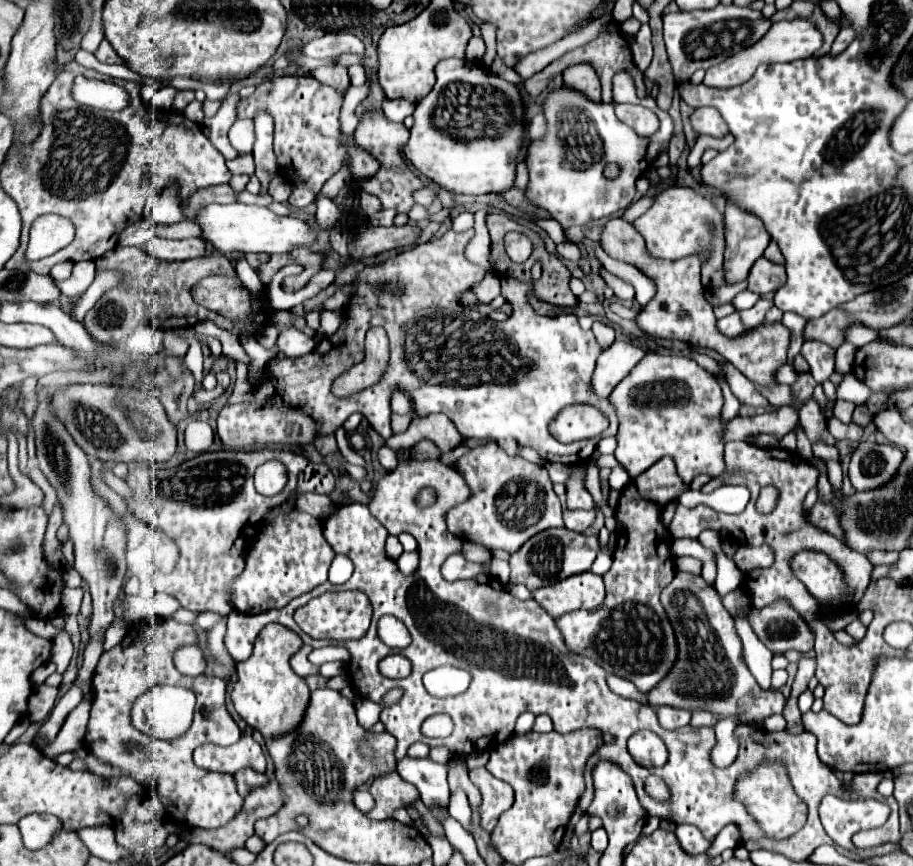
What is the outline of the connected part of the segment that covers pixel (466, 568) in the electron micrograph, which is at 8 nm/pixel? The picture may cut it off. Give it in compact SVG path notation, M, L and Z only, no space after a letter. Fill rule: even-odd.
M452 554L444 566L442 566L442 576L446 580L460 580L460 578L474 578L478 574L486 572L486 568L482 564L474 564L470 560L466 560L462 554Z

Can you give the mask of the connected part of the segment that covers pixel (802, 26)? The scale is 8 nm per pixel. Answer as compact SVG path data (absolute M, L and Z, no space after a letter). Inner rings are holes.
M796 18L796 20L788 20L788 22L776 22L758 44L726 58L722 64L706 70L704 84L710 88L734 88L734 86L740 86L746 80L750 80L760 64L776 64L776 62L792 62L792 60L810 58L820 46L822 46L822 32L810 20Z

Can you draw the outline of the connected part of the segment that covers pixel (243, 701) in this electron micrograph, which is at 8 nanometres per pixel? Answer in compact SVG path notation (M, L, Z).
M268 624L258 634L252 656L236 664L238 680L230 694L232 704L242 716L242 720L254 730L258 730L264 740L296 732L306 716L310 704L310 688L306 680L296 676L288 664L290 654L298 652L298 648L302 648L300 636L278 624Z

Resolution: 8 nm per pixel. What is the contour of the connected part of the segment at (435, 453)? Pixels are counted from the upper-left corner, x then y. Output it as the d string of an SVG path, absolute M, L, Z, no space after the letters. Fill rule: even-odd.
M422 440L411 450L411 458L418 461L435 460L440 456L440 452L434 444L428 440Z

